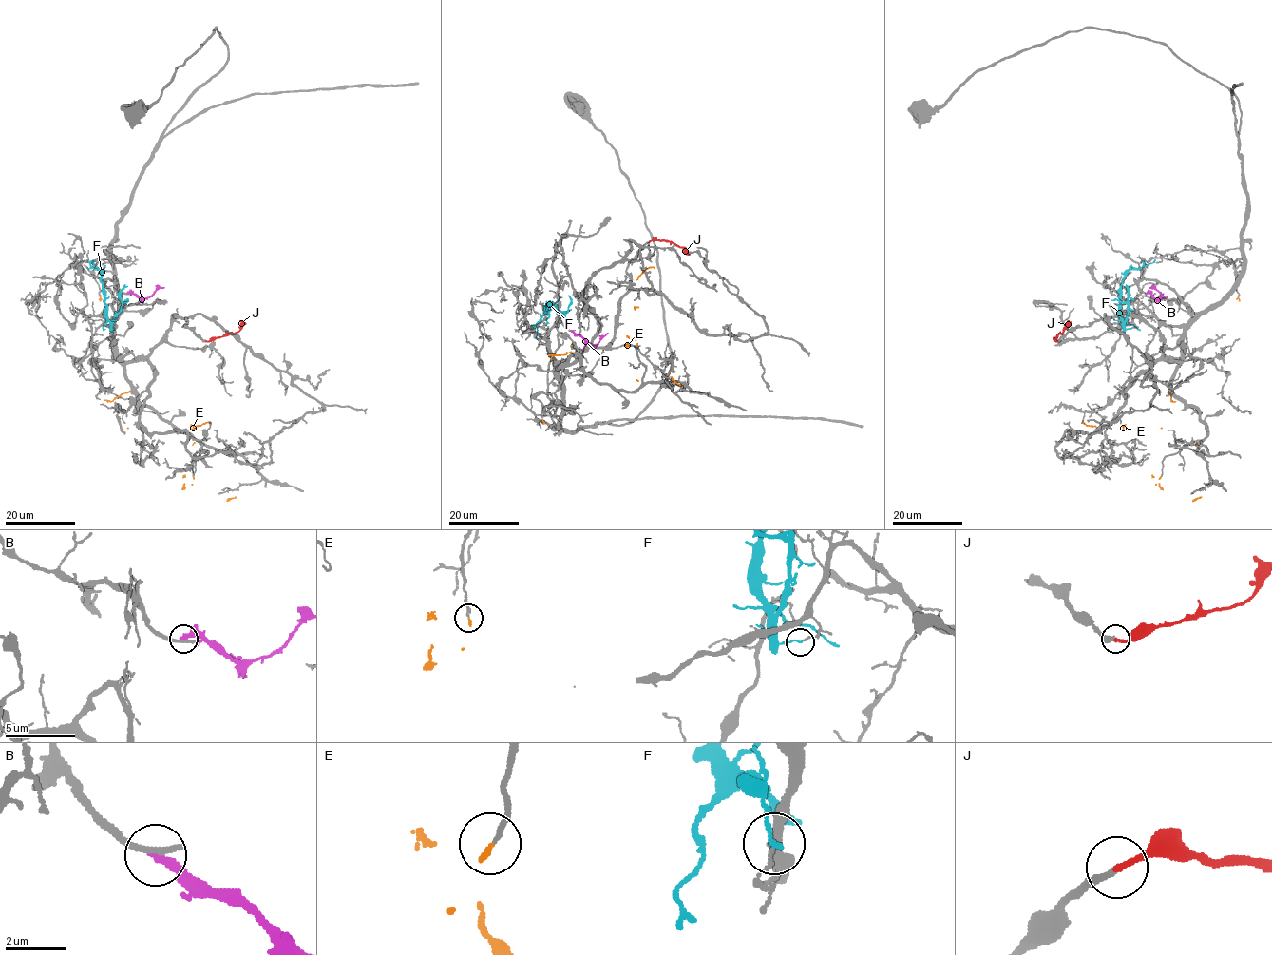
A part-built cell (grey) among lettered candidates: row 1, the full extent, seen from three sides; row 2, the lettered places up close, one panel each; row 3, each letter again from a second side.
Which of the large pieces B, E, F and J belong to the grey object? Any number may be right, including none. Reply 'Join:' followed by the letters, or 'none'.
Join: J

